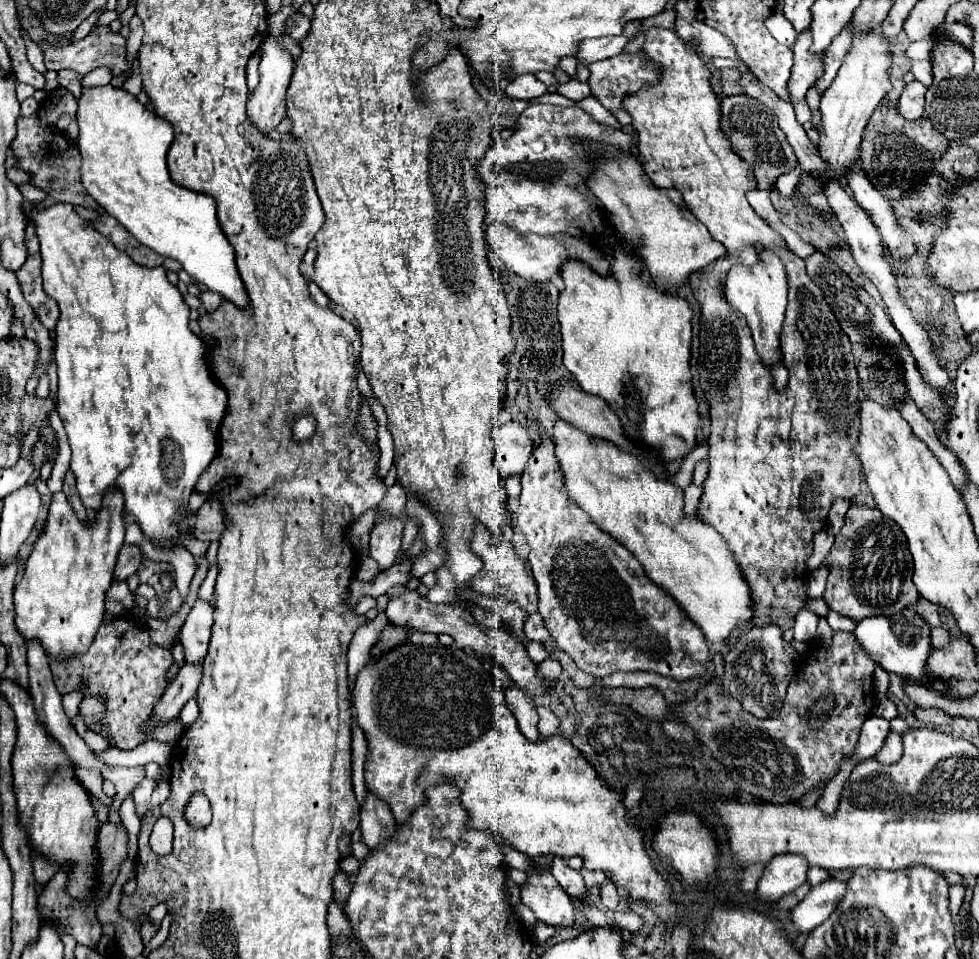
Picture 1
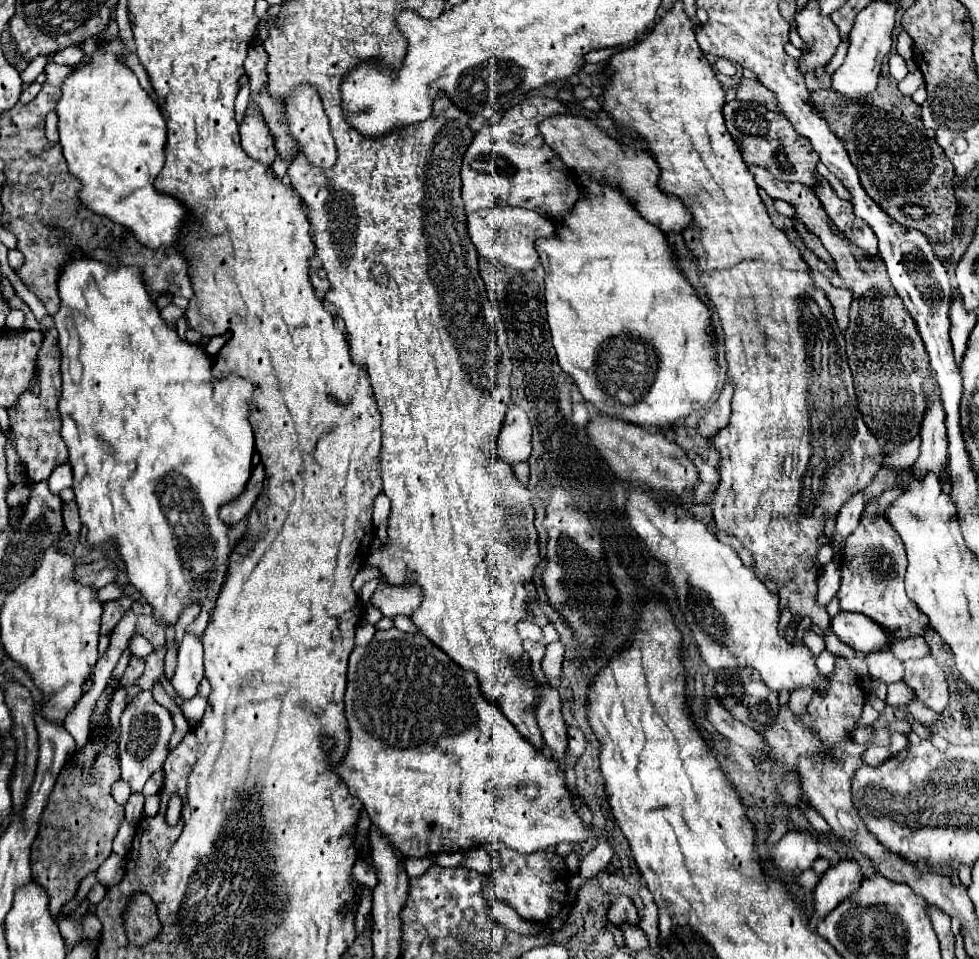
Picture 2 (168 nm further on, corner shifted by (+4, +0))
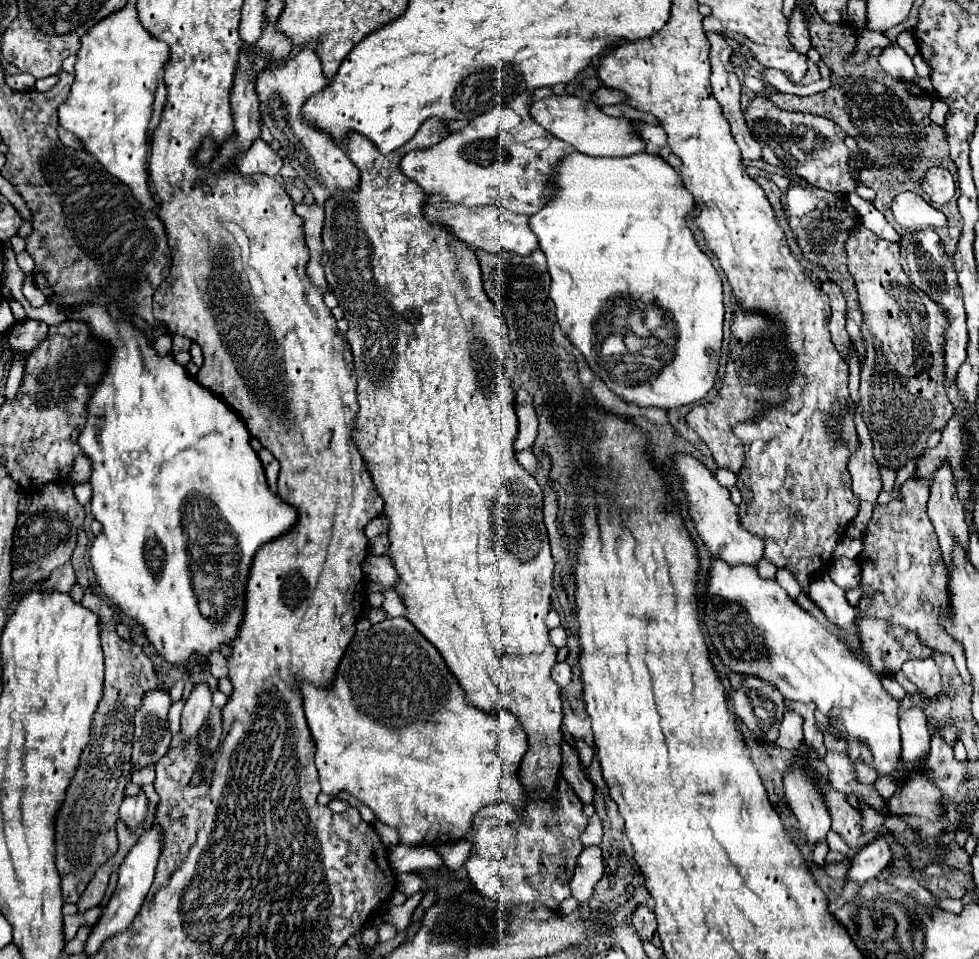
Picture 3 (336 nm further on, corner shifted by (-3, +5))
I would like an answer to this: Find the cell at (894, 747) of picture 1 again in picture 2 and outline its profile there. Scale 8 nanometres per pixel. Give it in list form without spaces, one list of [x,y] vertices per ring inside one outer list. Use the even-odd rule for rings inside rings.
[[[898,731],[890,733],[890,745],[888,745],[888,749],[890,749],[892,755],[898,755],[898,753],[900,753],[902,749],[906,749],[906,747],[908,747],[906,735],[902,735],[902,733],[898,733]]]

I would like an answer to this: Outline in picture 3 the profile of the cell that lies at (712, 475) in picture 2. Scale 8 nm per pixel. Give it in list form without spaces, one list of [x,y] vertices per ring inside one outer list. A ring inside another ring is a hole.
[[[719,468],[717,474],[715,474],[715,478],[717,478],[723,486],[727,486],[729,490],[737,484],[737,476],[735,476],[731,470],[725,470],[725,468]]]

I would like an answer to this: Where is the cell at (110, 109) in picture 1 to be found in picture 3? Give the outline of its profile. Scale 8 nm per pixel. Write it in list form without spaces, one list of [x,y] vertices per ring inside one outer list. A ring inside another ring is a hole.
[[[127,4],[127,8],[121,8],[119,12],[111,12],[107,20],[99,20],[95,28],[89,28],[81,36],[81,48],[77,52],[75,62],[75,82],[71,86],[71,94],[65,104],[59,106],[59,124],[79,136],[85,144],[85,150],[93,154],[115,178],[119,178],[123,184],[127,184],[135,198],[141,202],[143,208],[153,208],[153,196],[149,192],[147,182],[147,128],[153,112],[153,98],[159,84],[159,78],[163,78],[163,66],[169,60],[169,46],[155,36],[151,36],[139,22],[135,4]]]

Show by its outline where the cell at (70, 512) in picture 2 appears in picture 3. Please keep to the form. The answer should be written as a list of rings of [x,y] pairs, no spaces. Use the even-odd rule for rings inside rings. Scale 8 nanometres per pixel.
[[[81,528],[77,548],[71,556],[71,566],[77,576],[77,584],[85,588],[85,596],[81,604],[89,608],[99,618],[99,636],[105,656],[105,684],[103,698],[95,710],[91,724],[91,740],[89,746],[81,754],[79,770],[67,790],[67,798],[57,814],[55,822],[55,864],[61,876],[61,894],[65,902],[77,904],[83,890],[95,876],[97,868],[117,852],[117,832],[115,824],[119,820],[119,804],[123,800],[123,788],[129,780],[129,764],[131,764],[131,740],[133,740],[133,716],[139,710],[143,696],[149,690],[159,688],[157,674],[153,670],[151,660],[143,654],[139,646],[117,636],[115,626],[119,624],[119,616],[109,608],[101,598],[97,598],[89,590],[85,552],[87,552],[87,534]]]

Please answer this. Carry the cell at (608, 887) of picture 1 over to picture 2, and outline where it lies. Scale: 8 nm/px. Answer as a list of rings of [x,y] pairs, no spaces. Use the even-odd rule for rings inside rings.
[[[620,895],[618,899],[612,901],[612,905],[610,905],[610,909],[608,909],[608,921],[610,921],[612,925],[620,925],[620,921],[640,923],[638,909],[634,907],[634,903],[632,903],[626,895]]]

